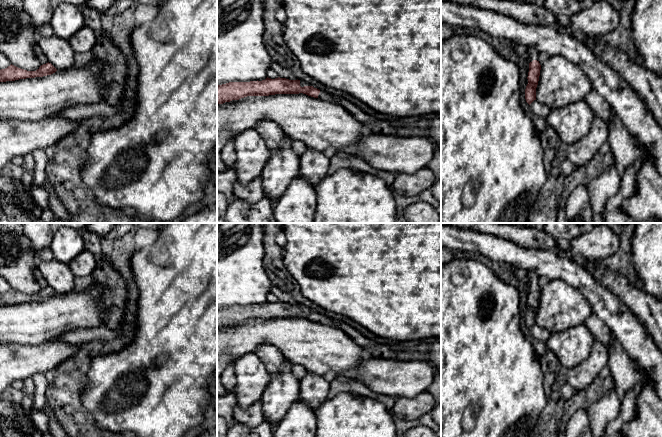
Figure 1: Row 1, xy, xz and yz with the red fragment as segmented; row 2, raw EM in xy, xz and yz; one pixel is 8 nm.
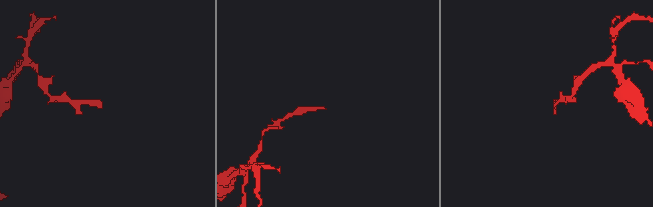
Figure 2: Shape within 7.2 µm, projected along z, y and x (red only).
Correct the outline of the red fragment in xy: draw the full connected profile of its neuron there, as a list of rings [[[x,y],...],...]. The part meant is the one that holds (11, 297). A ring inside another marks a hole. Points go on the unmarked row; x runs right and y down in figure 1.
[[[49,286],[41,289],[36,295],[27,295],[11,288],[7,292],[0,294],[0,306],[43,301],[51,299],[56,295],[57,293]]]

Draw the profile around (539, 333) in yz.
[[[534,324],[531,328],[530,328],[530,332],[531,332],[531,335],[541,341],[541,342],[544,342],[546,343],[548,340],[549,340],[549,337],[550,337],[550,332],[545,329],[545,328],[542,328],[540,326],[538,326],[537,324]]]

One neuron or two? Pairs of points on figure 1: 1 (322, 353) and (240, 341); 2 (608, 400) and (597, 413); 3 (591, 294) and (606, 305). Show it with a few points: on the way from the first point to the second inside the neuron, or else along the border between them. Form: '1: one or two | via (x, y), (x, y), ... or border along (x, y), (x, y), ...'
1: one | via (302, 342), (291, 336), (260, 336)
2: one | via (607, 403), (600, 410)
3: one | via (595, 294), (602, 301)

